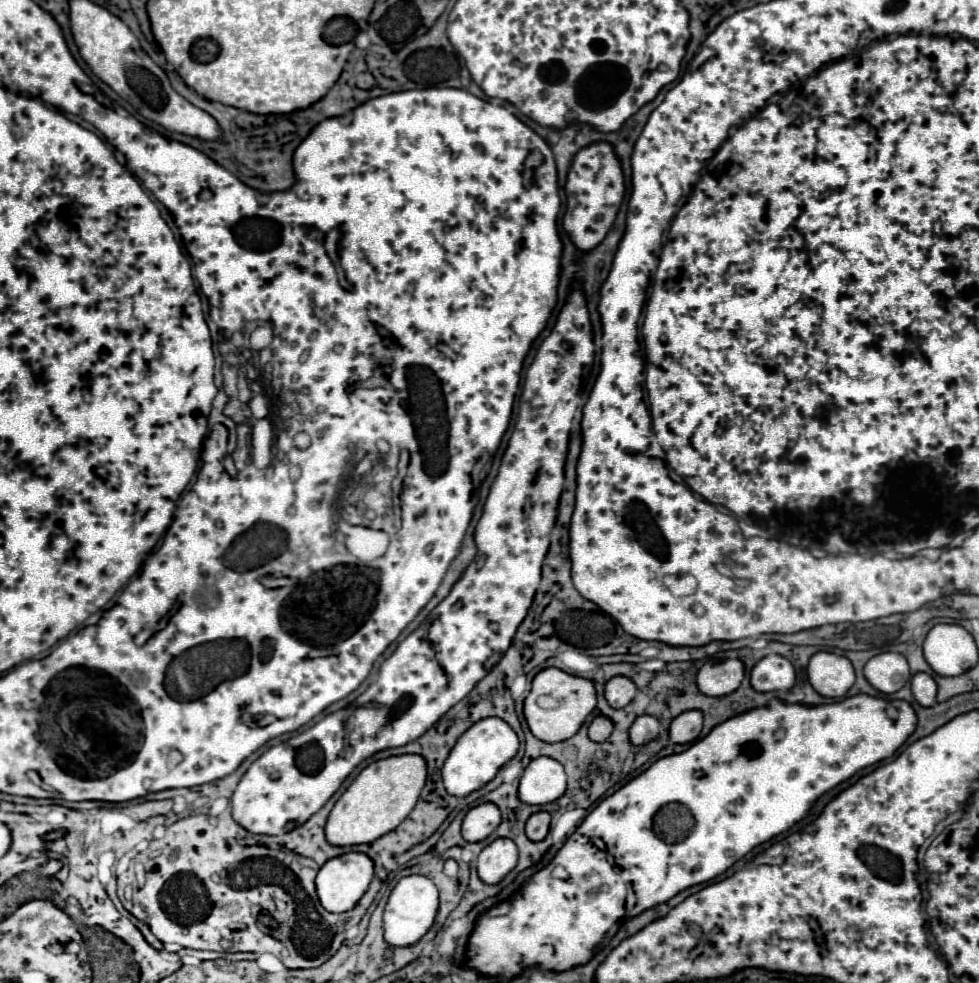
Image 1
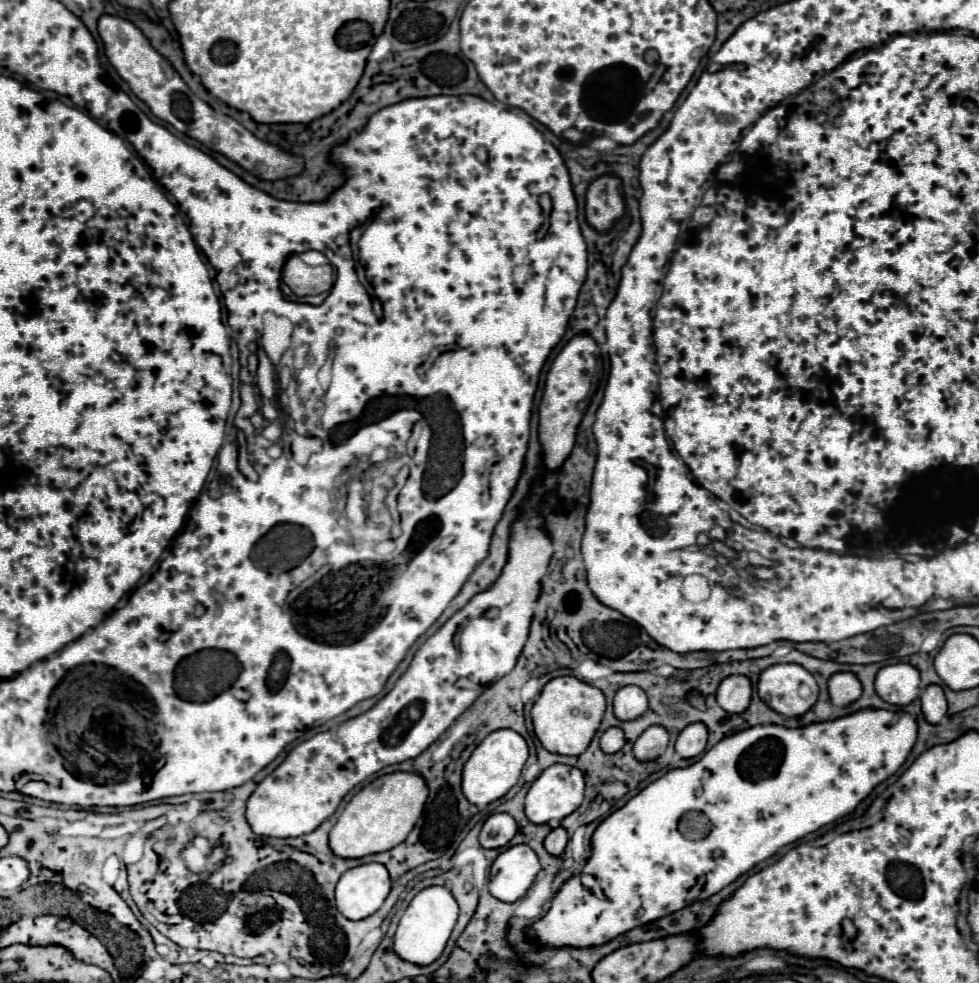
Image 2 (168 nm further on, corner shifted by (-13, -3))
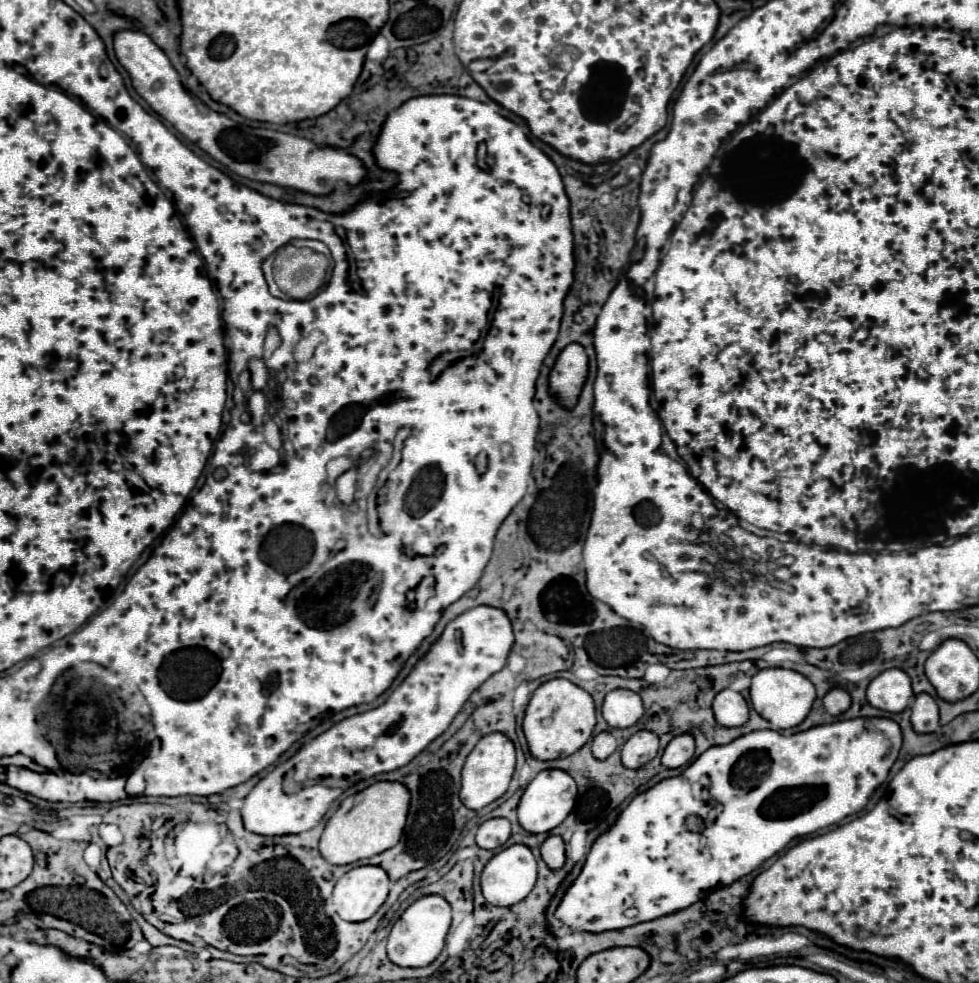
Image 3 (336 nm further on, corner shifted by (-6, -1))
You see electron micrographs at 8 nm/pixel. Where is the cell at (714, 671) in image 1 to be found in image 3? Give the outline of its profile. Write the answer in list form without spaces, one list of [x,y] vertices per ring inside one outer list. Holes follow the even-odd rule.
[[[723,689],[721,693],[715,695],[713,713],[715,713],[715,719],[719,721],[719,725],[735,727],[735,725],[747,723],[749,705],[741,693],[737,693],[733,689]]]

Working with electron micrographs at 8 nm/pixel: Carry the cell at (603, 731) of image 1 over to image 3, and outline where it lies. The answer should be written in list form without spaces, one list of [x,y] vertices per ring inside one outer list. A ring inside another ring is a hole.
[[[603,731],[603,733],[599,733],[599,735],[593,737],[591,749],[593,749],[593,755],[597,759],[607,759],[617,749],[617,741],[615,741],[615,737],[611,733]]]

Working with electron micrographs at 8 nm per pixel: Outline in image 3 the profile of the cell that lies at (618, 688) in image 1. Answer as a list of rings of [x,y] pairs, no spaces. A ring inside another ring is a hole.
[[[615,689],[607,693],[603,703],[603,717],[611,727],[631,727],[643,715],[643,701],[629,689]]]

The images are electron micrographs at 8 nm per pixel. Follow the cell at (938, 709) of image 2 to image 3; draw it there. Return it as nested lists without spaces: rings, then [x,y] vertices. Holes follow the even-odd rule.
[[[919,693],[911,707],[911,725],[917,733],[933,733],[941,729],[939,723],[939,707],[935,699],[927,693]]]

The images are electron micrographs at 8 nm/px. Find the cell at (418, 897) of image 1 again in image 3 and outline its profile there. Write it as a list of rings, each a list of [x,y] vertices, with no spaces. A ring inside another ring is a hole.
[[[439,895],[419,897],[401,913],[401,917],[395,921],[389,933],[387,941],[389,959],[401,967],[425,967],[433,963],[443,949],[449,925],[451,925],[451,905],[447,905],[443,897]]]

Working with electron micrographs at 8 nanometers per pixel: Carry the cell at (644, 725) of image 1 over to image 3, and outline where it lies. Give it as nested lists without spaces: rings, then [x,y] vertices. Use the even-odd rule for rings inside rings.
[[[637,731],[627,739],[627,743],[621,749],[623,765],[629,769],[639,769],[645,763],[649,763],[659,749],[659,737],[651,731]]]

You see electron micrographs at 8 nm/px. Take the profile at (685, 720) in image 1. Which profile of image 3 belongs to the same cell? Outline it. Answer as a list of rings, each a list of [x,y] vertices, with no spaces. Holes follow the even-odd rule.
[[[681,733],[677,737],[673,737],[669,741],[669,745],[665,747],[665,753],[661,757],[661,763],[665,767],[681,767],[681,765],[687,765],[691,759],[693,759],[693,753],[695,753],[695,739],[691,733]]]

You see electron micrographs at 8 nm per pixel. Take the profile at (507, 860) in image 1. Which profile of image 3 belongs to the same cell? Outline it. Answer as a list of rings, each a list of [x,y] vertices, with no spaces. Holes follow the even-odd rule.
[[[511,845],[507,849],[499,851],[497,855],[493,855],[489,859],[489,863],[485,865],[485,869],[481,873],[481,891],[483,891],[483,897],[491,905],[509,907],[509,905],[523,901],[529,895],[529,891],[535,885],[535,879],[537,879],[537,861],[535,861],[531,849],[527,845]]]

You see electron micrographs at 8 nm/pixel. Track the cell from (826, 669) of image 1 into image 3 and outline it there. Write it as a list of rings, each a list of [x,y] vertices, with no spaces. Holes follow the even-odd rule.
[[[841,687],[831,689],[831,691],[823,697],[823,707],[825,707],[831,715],[839,715],[839,713],[847,711],[849,705],[851,705],[851,697],[849,697],[849,693],[847,693],[845,689],[841,689]]]

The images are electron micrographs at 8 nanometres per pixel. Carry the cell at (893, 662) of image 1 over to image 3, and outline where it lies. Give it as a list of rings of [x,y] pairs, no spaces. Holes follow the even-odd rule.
[[[887,669],[879,673],[867,687],[867,701],[889,713],[901,713],[909,705],[911,697],[911,679],[901,669]]]

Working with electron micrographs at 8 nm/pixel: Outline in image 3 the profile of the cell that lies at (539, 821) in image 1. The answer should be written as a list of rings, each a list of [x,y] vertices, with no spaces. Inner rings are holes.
[[[549,835],[543,843],[541,843],[541,857],[543,861],[551,867],[551,869],[559,869],[565,863],[565,847],[563,847],[563,839],[559,835]]]

